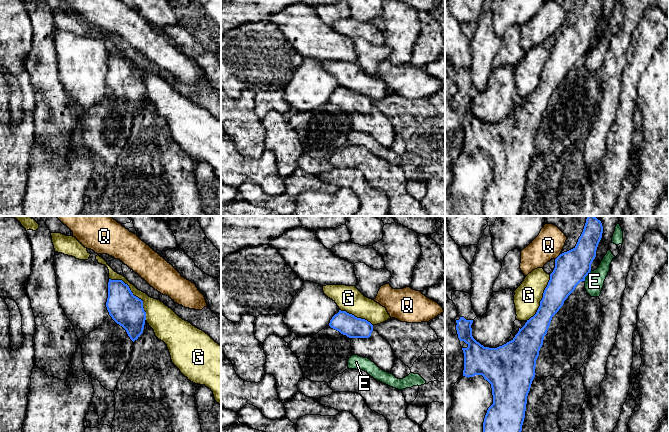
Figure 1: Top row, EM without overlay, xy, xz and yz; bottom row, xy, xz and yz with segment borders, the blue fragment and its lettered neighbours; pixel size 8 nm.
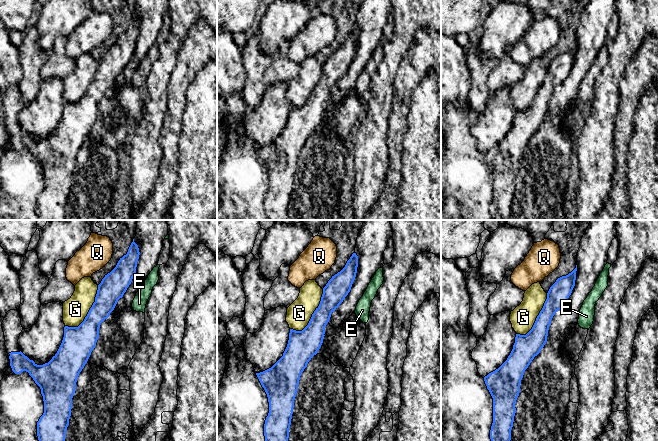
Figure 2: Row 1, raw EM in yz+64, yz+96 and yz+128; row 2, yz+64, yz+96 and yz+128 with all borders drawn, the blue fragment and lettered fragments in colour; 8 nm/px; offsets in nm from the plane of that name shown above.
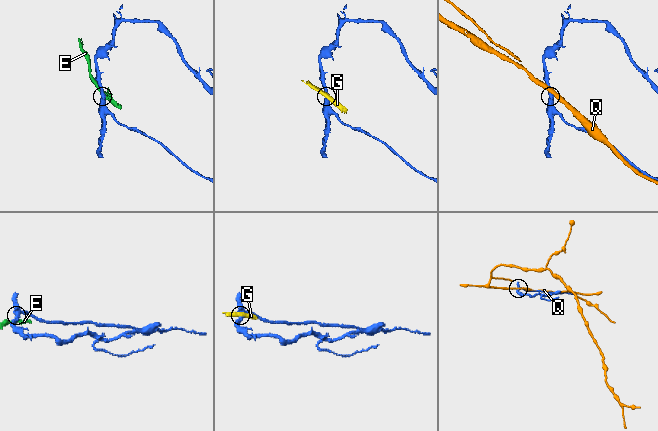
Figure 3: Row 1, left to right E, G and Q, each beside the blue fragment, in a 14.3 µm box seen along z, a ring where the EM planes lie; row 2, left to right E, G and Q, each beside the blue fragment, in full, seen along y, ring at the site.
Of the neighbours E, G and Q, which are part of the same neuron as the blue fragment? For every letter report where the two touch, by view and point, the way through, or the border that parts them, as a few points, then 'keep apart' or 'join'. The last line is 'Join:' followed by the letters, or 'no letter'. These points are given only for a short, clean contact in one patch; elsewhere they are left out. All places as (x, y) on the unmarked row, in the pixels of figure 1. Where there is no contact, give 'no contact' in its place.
E: meets blue in yz at (586, 51); keep apart
G: meets blue in xy at (132, 70); keep apart
Q: meets blue in yz at (557, 33); keep apart
Join: no letter

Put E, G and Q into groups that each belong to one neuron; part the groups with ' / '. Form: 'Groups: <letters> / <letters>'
Groups: E / G / Q

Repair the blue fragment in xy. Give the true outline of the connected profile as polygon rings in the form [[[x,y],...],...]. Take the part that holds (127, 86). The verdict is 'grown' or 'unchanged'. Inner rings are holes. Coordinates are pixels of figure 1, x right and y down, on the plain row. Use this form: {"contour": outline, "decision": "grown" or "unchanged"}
{"contour": [[[122,56],[108,58],[106,83],[112,95],[122,102],[134,118],[143,109],[146,88],[143,77],[134,72],[129,62]]], "decision": "unchanged"}

